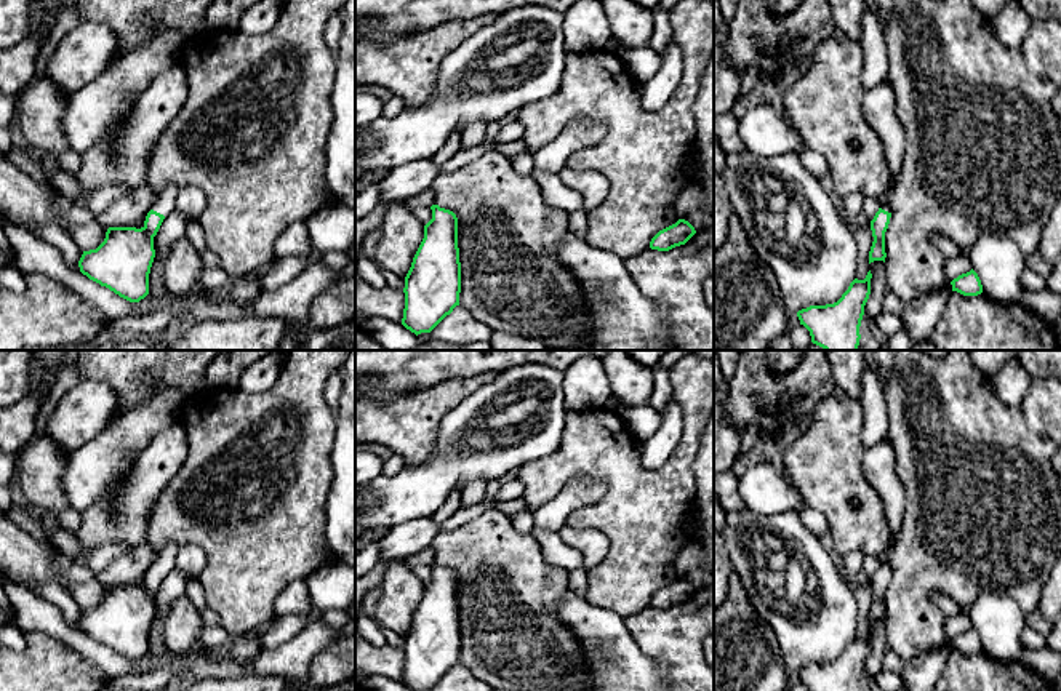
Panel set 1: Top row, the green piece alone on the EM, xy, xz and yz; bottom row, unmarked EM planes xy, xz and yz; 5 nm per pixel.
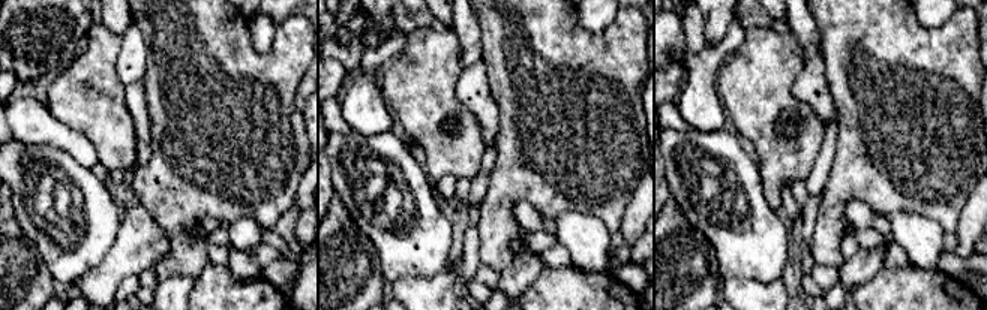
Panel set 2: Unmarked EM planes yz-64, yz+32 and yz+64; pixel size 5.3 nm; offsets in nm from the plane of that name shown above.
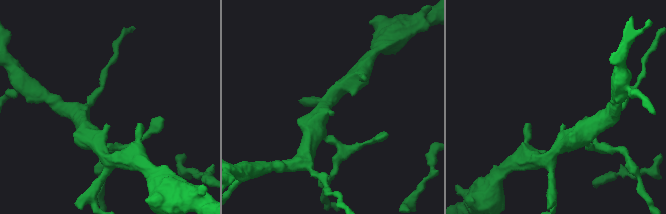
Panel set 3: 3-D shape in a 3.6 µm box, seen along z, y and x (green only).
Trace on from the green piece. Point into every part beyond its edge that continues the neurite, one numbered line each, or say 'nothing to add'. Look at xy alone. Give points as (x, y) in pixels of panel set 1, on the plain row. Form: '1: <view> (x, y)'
1: xy (164, 562)

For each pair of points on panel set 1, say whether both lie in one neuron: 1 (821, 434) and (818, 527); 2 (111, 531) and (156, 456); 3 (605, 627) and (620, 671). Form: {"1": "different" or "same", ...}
{"1": "different", "2": "same", "3": "same"}

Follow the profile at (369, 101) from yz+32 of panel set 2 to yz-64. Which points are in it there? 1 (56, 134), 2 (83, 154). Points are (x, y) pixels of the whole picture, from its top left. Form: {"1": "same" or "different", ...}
{"1": "same", "2": "same"}

